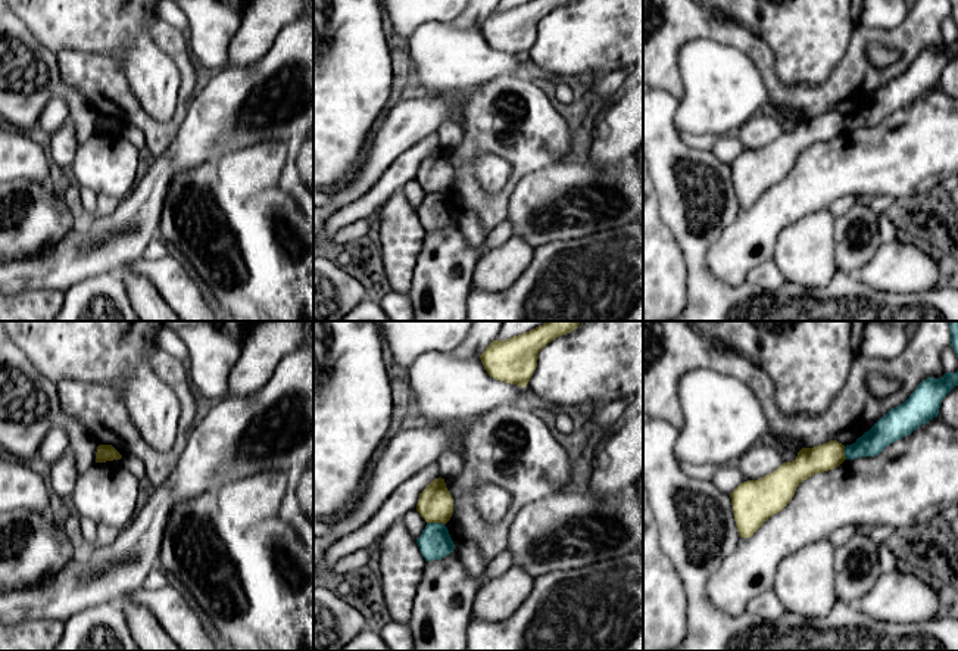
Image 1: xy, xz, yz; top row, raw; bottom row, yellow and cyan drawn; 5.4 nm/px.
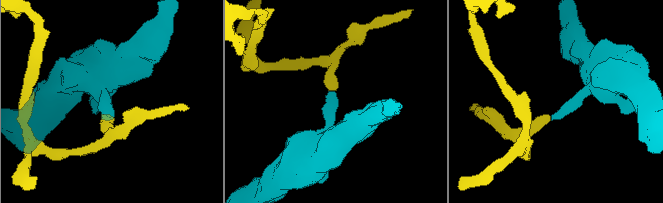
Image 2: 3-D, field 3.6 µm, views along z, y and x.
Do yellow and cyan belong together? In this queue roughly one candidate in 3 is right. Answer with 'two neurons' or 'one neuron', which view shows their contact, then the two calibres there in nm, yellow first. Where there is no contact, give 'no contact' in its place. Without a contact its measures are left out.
two neurons | xz | 190/180 nm

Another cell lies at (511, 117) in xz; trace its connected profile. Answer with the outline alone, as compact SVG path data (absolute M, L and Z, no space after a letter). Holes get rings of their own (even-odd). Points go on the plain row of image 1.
M533 74L502 75L475 88L465 97L456 122L464 137L458 146L444 149L453 168L453 183L444 196L453 214L461 209L474 212L487 233L508 219L508 203L517 183L527 174L561 162L572 144L572 128L534 84ZM486 152L511 163L505 187L490 196L483 193L472 168L474 158Z

